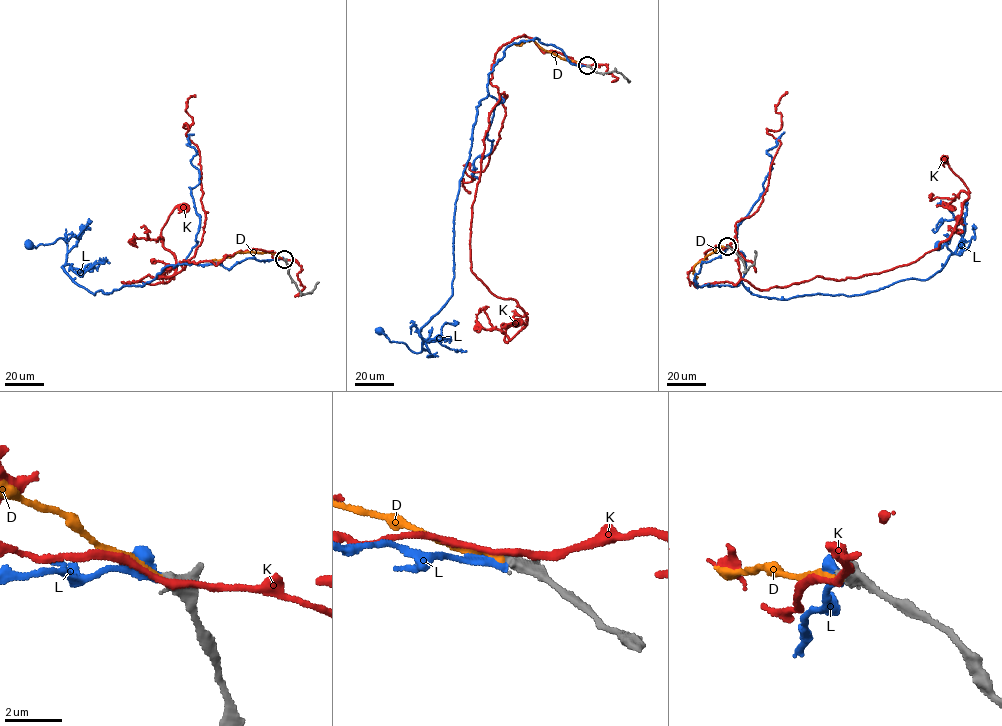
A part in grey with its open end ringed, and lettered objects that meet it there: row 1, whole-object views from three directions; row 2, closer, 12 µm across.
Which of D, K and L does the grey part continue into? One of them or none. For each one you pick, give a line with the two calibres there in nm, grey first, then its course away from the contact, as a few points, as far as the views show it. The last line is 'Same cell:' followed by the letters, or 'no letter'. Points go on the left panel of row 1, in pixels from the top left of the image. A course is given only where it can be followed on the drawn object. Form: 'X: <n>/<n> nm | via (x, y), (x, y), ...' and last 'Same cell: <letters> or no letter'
Same cell: no letter

